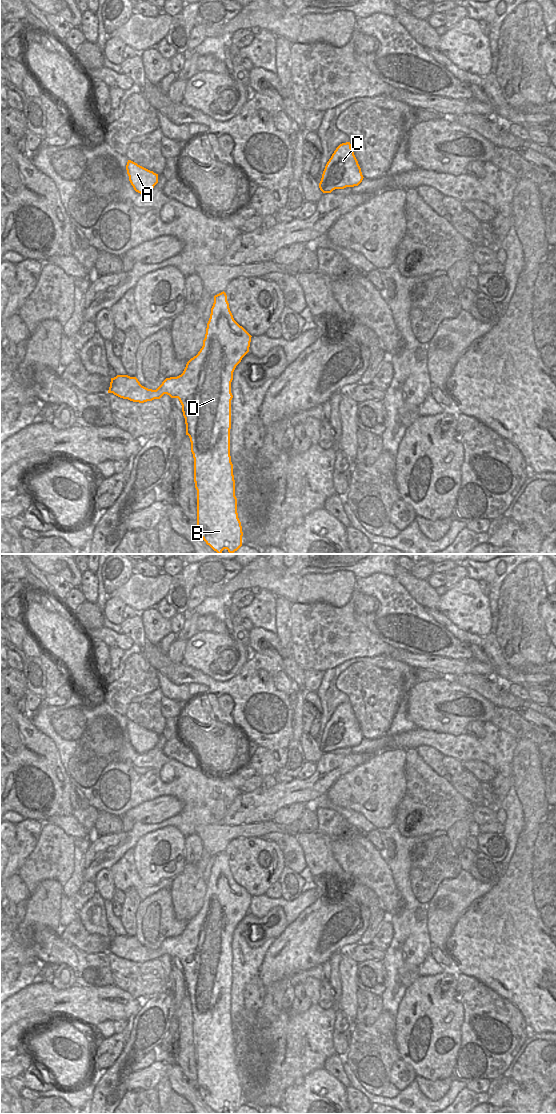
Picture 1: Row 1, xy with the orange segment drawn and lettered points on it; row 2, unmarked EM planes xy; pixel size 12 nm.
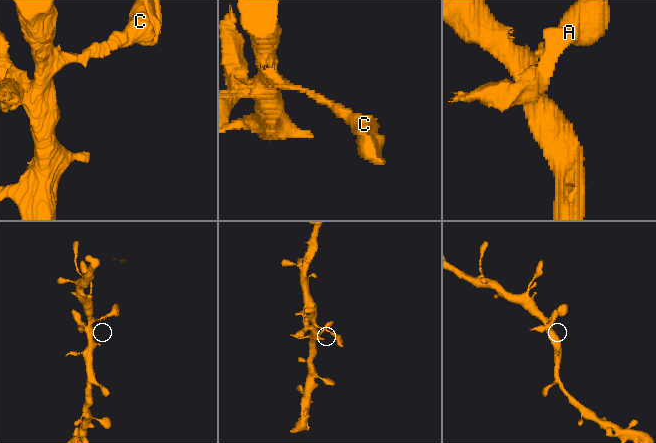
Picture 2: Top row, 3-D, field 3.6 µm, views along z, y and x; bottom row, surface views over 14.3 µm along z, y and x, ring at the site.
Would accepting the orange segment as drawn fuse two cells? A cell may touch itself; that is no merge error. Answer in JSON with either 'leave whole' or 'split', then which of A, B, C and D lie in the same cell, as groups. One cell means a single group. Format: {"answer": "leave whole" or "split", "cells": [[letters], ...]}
{"answer": "leave whole", "cells": [["A", "B", "C", "D"]]}

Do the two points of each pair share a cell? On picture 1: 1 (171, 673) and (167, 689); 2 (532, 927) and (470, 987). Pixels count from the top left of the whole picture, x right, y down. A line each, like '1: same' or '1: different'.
1: different
2: different

